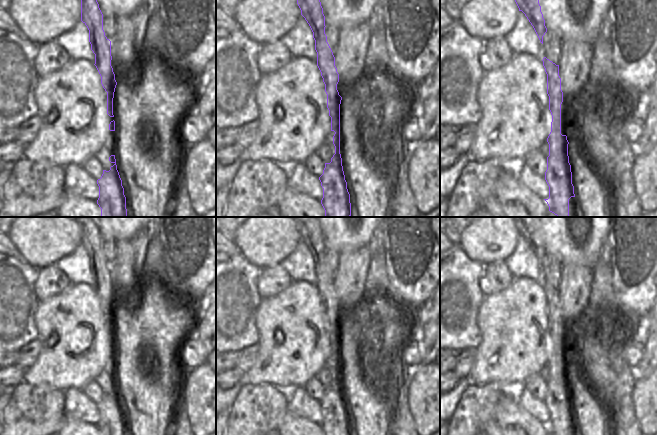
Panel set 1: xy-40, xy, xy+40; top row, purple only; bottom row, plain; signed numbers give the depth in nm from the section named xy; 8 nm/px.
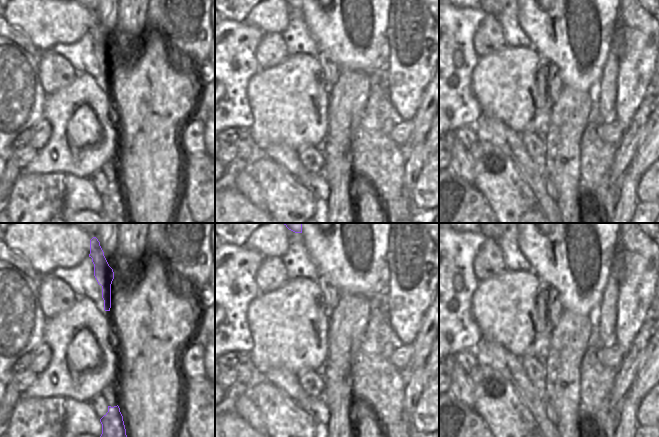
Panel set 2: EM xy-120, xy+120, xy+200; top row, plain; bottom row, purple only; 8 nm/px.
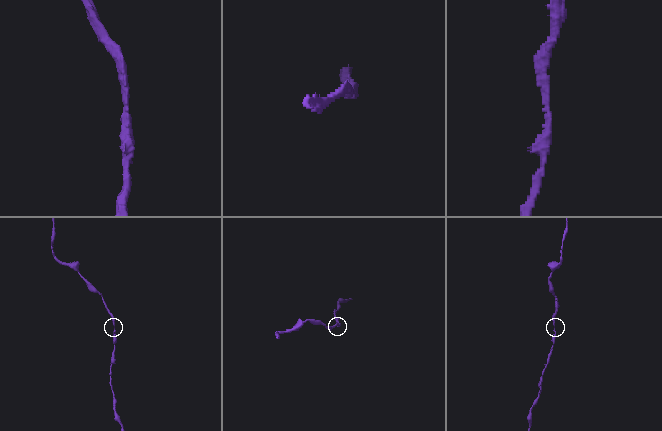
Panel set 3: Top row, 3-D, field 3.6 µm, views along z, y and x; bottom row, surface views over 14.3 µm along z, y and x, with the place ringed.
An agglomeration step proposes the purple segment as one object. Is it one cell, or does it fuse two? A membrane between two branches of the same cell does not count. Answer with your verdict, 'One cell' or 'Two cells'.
One cell.

